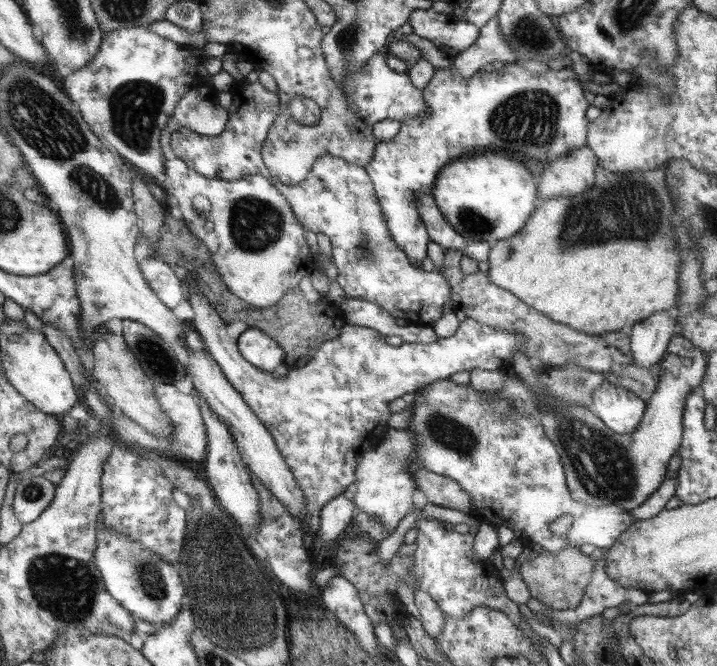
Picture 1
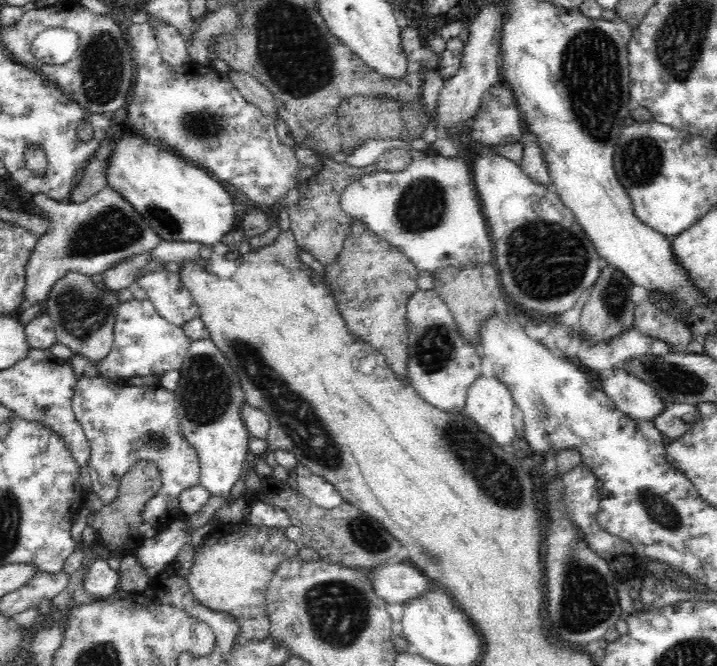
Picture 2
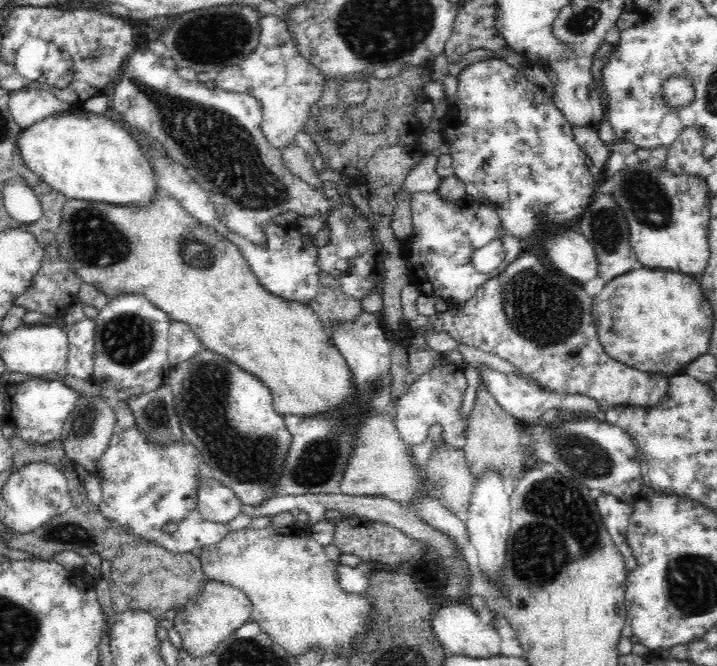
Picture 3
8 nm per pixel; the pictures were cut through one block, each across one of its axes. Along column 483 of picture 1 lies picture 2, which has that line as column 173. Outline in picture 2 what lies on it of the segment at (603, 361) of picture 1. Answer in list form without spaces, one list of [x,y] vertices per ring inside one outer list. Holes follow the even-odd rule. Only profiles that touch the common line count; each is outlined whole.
[[[148,272],[138,278],[137,284],[146,292],[158,314],[177,327],[182,327],[187,320],[199,316],[193,294],[184,287],[178,272]]]

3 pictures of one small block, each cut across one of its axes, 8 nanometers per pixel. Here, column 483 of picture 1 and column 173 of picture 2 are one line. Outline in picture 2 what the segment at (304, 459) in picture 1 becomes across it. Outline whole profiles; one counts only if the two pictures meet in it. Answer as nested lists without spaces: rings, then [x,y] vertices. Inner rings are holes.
[[[148,299],[124,301],[119,306],[115,322],[112,348],[103,359],[92,363],[102,377],[124,379],[132,376],[165,375],[171,370],[180,369],[188,352],[190,339],[175,323],[158,314],[155,306]]]

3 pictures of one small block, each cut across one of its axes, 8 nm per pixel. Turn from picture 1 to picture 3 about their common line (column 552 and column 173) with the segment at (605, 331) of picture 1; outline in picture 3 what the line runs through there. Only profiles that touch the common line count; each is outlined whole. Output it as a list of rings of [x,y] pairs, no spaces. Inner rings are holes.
[[[162,192],[155,194],[154,201],[146,208],[67,199],[57,242],[59,254],[70,270],[81,278],[81,282],[92,284],[108,298],[120,294],[147,295],[171,321],[180,320],[189,324],[203,348],[260,378],[272,393],[272,406],[276,412],[297,417],[320,413],[331,415],[341,404],[353,399],[356,388],[346,358],[332,343],[319,315],[308,303],[284,299],[268,292],[232,242],[225,240],[214,227],[201,224],[170,195]]]

